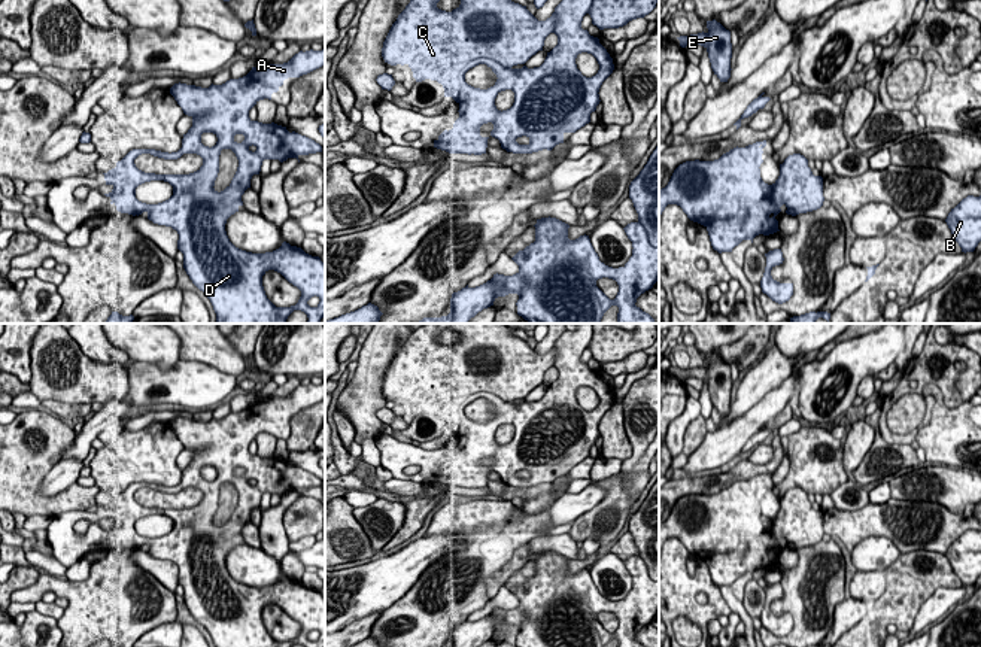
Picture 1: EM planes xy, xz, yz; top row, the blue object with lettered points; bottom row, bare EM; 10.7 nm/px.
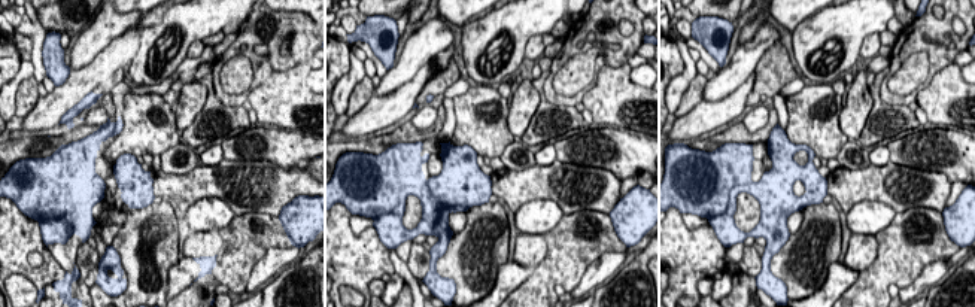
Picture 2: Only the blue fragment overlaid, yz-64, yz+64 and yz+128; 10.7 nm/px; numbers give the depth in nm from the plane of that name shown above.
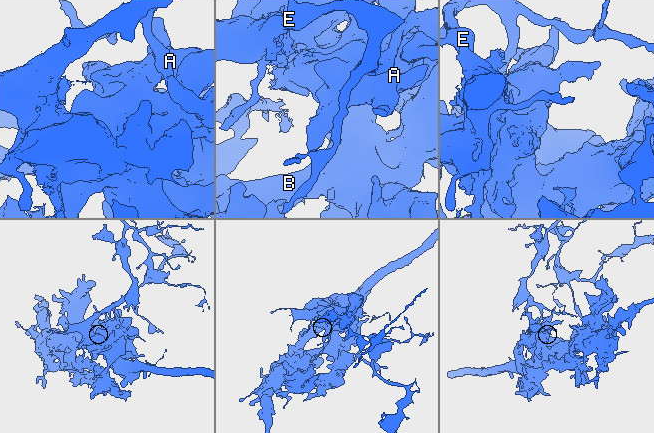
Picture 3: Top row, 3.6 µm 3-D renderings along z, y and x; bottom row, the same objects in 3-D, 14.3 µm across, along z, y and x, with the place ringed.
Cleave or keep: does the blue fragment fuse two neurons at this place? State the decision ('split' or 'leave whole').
split

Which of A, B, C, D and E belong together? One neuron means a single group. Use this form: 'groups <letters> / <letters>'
groups A C E / B D

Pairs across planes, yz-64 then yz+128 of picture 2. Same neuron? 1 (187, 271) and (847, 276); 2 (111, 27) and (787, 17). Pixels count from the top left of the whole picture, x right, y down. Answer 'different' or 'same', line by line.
1: same
2: different

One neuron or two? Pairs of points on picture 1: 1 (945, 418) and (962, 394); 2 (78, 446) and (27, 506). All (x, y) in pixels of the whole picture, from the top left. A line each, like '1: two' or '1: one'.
1: two
2: two

